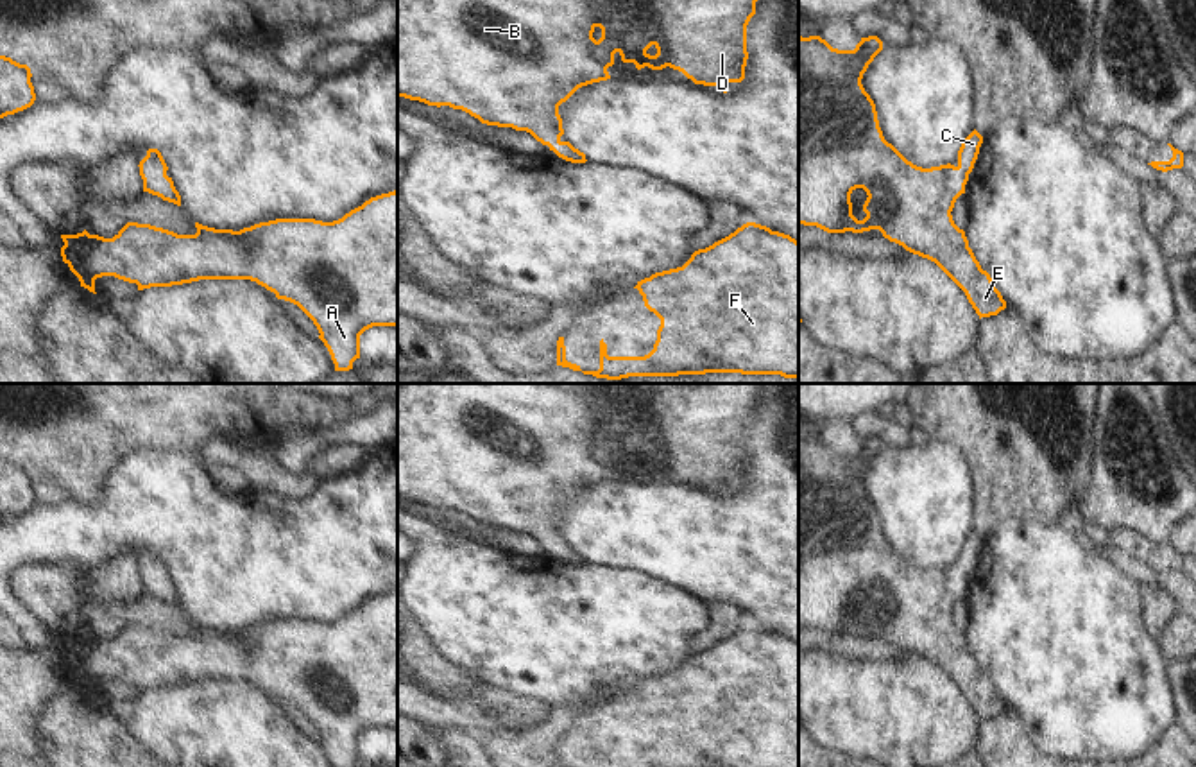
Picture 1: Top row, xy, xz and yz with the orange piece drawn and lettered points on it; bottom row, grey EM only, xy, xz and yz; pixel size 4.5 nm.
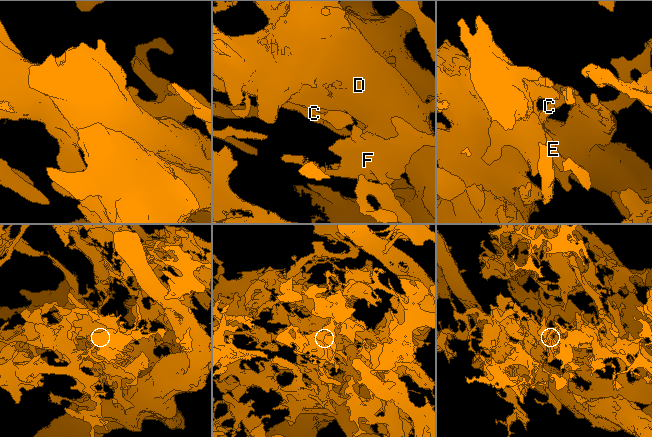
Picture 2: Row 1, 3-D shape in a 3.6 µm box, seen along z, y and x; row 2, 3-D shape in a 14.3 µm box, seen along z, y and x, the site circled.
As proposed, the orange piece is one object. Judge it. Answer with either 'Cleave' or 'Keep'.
Keep

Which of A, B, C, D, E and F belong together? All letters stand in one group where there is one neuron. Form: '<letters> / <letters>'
A B C D E F

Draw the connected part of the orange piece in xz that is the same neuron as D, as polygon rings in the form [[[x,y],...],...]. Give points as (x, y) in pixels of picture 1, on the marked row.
[[[397,0],[397,99],[405,97],[428,106],[449,106],[462,109],[482,124],[512,127],[530,133],[537,142],[548,145],[559,158],[571,163],[585,163],[585,154],[575,149],[569,142],[562,142],[564,134],[559,106],[566,102],[578,88],[611,79],[607,68],[614,65],[614,54],[621,56],[623,63],[634,63],[637,70],[648,66],[662,70],[666,66],[682,72],[695,84],[718,86],[727,93],[729,82],[745,79],[747,52],[747,25],[756,14],[757,0]]]

